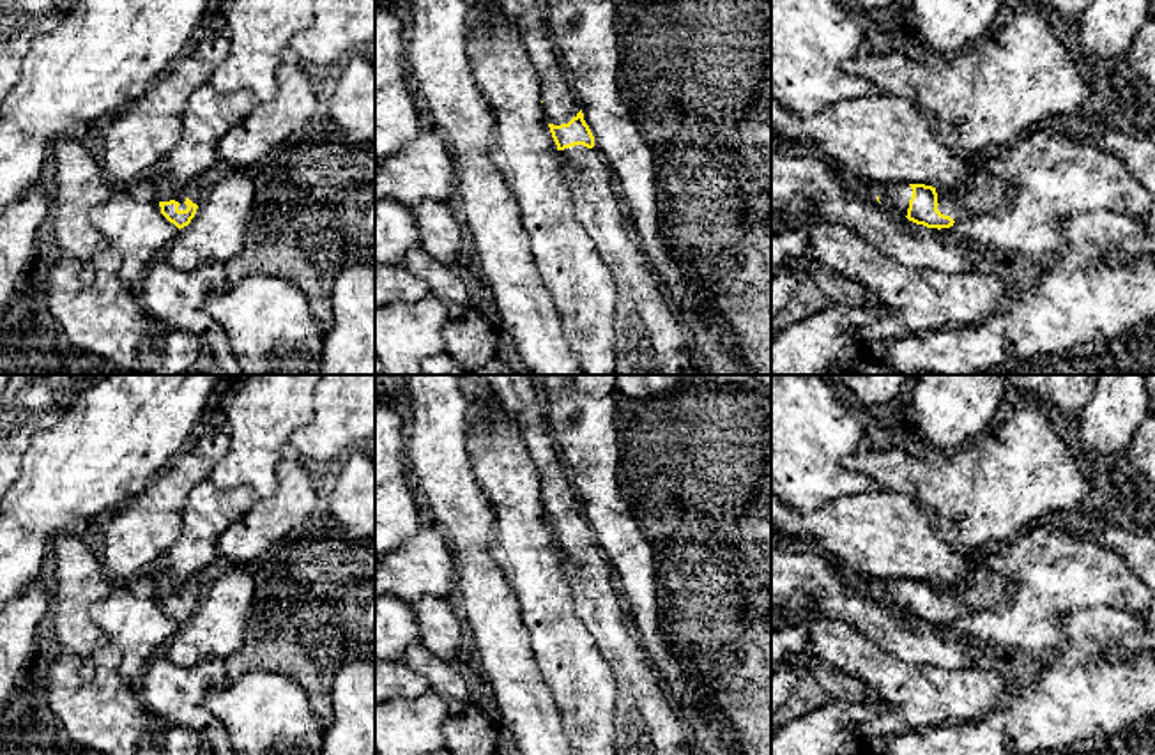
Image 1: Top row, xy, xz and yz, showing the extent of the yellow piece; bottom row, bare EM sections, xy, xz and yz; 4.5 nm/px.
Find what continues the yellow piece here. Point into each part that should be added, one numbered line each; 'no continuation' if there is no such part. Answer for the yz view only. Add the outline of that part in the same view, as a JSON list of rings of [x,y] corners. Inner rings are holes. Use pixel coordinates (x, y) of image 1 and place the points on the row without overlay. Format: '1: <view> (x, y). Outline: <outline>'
1: yz (895, 591). Outline: [[[890,578],[884,582],[865,582],[865,589],[874,596],[879,596],[890,606],[907,612],[909,596],[913,592],[913,585],[909,578]]]
2: yz (961, 600). Outline: [[[978,580],[971,585],[948,585],[936,583],[937,606],[950,612],[955,619],[960,615],[975,614],[983,608],[1006,606],[1013,599],[1013,587],[996,585]]]

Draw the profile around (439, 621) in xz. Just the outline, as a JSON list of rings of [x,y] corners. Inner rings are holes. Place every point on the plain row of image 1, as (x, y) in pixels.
[[[425,596],[410,606],[419,628],[419,644],[432,654],[455,663],[465,624],[456,599]]]

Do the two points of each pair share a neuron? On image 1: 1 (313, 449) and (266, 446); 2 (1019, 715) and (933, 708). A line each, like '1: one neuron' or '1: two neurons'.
1: two neurons
2: two neurons

